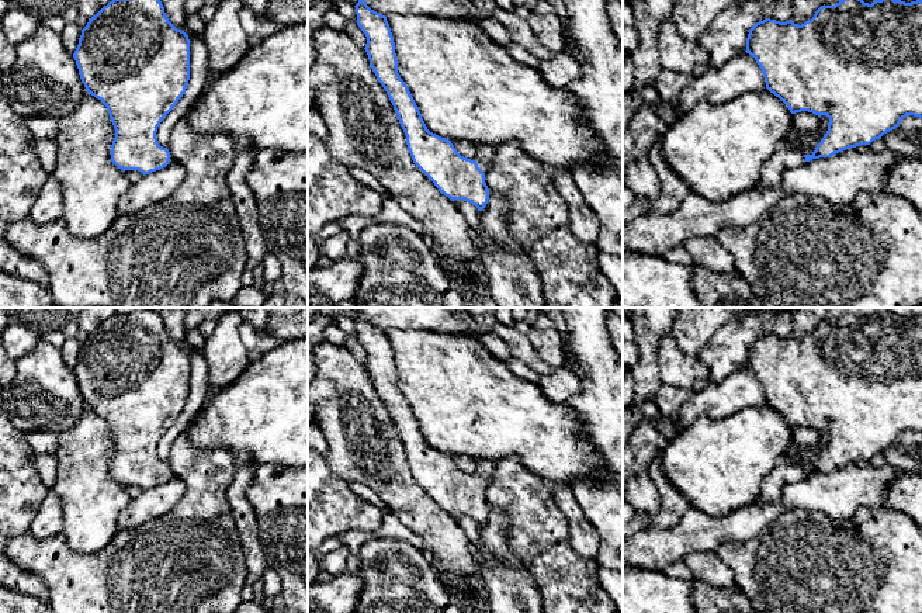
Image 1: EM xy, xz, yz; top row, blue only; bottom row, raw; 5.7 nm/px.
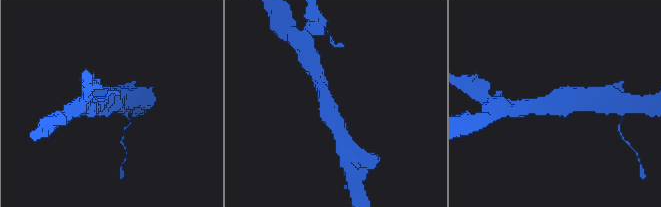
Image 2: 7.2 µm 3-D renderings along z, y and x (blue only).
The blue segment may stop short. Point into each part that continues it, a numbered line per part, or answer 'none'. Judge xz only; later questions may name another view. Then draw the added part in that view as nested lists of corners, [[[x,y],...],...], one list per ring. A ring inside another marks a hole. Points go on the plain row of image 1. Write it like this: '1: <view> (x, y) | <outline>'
1: xz (485, 468) | [[[474,458],[478,482],[486,488],[495,474],[496,461],[488,458]]]

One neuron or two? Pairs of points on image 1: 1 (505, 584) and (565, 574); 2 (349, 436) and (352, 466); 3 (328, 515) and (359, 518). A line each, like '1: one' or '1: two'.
1: two
2: one
3: one

